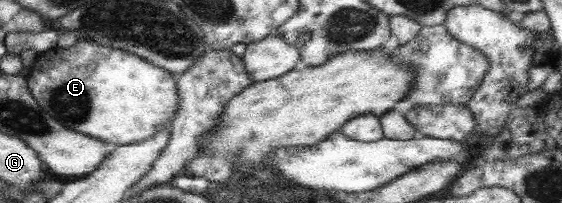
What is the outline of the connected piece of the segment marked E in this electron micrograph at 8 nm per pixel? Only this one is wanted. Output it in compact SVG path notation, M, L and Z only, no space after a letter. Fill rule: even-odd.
M78 40L66 49L56 46L47 52L36 54L26 83L44 112L74 132L103 140L103 143L111 148L136 144L152 138L164 127L170 127L179 108L177 81L170 72L145 62L143 57L136 54L93 41Z

